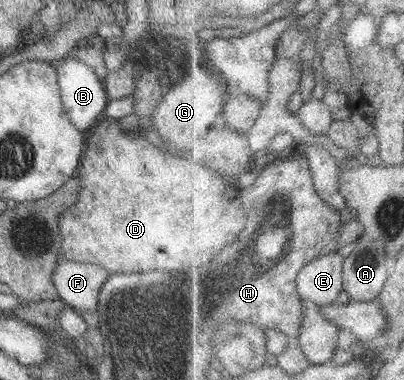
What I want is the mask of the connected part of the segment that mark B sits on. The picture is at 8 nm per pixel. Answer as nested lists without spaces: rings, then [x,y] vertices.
[[[65,57],[55,63],[55,66],[63,108],[67,112],[68,118],[79,130],[91,130],[104,118],[104,111],[110,100],[102,85],[102,79],[94,73],[92,66],[80,63],[78,59],[66,59]]]

